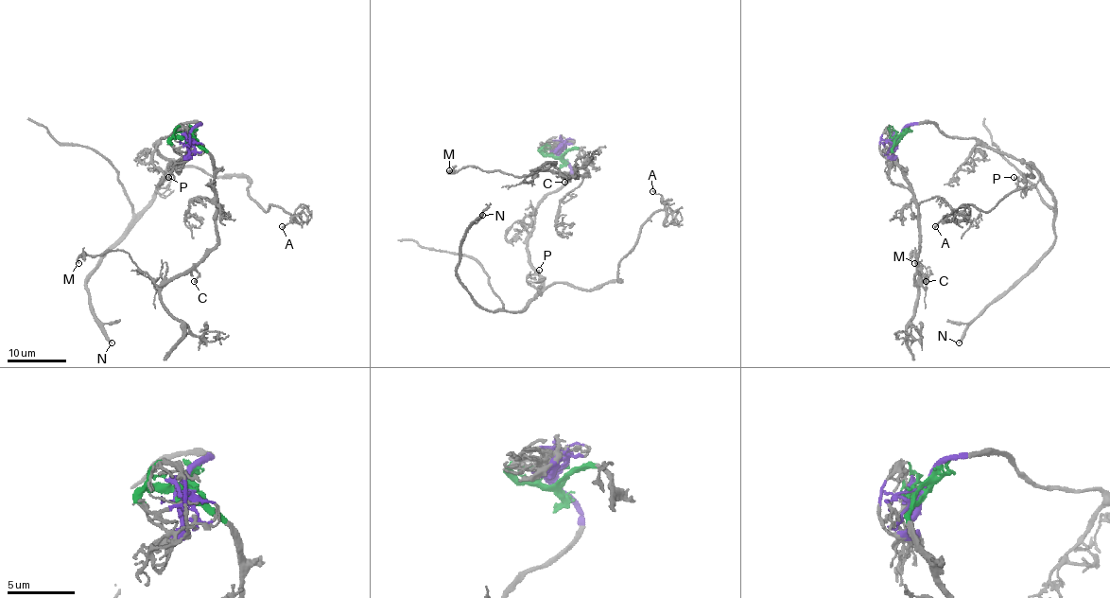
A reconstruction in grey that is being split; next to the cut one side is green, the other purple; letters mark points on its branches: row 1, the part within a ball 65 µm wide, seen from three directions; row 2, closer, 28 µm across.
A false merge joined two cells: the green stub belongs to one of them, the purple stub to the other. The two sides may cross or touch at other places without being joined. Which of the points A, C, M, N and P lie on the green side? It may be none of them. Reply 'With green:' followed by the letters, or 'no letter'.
With green: C, M

